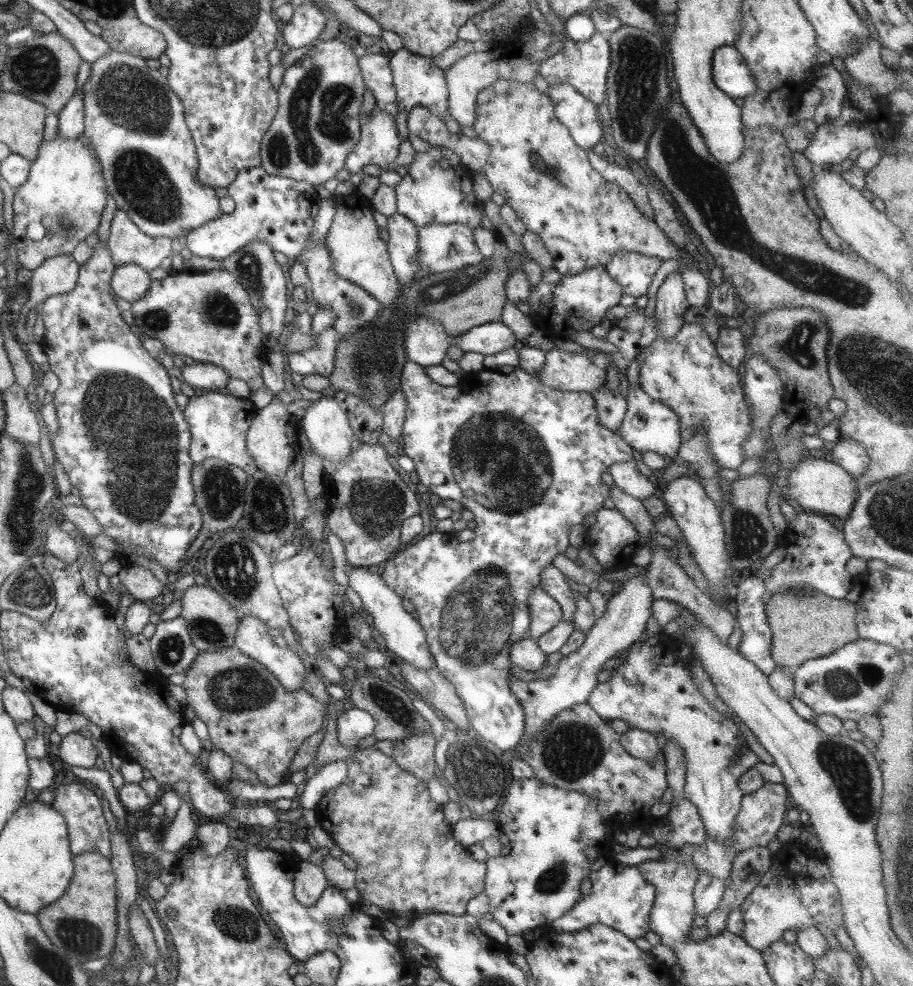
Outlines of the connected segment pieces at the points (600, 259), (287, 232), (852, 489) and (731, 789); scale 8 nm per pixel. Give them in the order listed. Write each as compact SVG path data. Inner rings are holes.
M501 78L480 90L473 101L475 119L471 128L476 138L483 140L491 148L480 173L485 175L493 192L503 196L526 229L541 239L551 255L552 268L559 274L574 275L593 266L606 265L620 251L655 257L661 261L675 259L681 262L681 268L697 269L697 261L686 264L679 250L669 242L652 219L645 218L635 208L634 202L625 191L615 184L607 183L591 168L587 152L573 143L568 131L555 117L549 96L539 93L533 83L522 84Z
M257 167L241 170L227 186L227 194L233 196L233 212L219 214L185 235L182 246L191 255L223 260L253 241L269 244L271 250L283 254L287 259L299 258L307 245L321 199L311 184L271 176Z
M811 455L804 458L797 466L788 471L788 481L782 487L786 500L793 508L803 509L809 512L833 514L837 518L847 518L858 496L860 488L852 476L849 476L843 468L827 457L815 458Z
M643 632L643 636L639 637L639 639L637 639L635 642L633 642L633 645L630 645L629 647L627 647L627 649L625 650L627 652L627 656L625 656L624 659L620 660L620 655L623 653L623 651L621 651L621 653L615 655L615 658L617 658L620 661L620 665L619 667L612 672L612 677L605 683L597 683L595 685L595 688L591 691L591 694L589 694L589 698L587 698L587 704L593 709L593 712L595 712L595 714L597 714L597 716L599 716L603 721L605 722L609 722L612 720L623 720L624 722L626 722L627 724L629 724L629 728L630 729L637 729L637 730L641 730L641 731L645 731L649 734L653 734L653 736L656 736L656 734L661 734L666 740L669 739L673 739L676 740L676 744L680 749L683 749L684 752L684 763L686 766L686 771L685 771L685 776L684 776L684 783L683 783L683 796L689 801L691 802L691 804L695 805L695 808L697 809L697 814L699 815L699 818L701 819L702 825L704 830L706 831L706 836L708 836L709 838L712 838L715 842L728 842L728 840L732 840L732 836L734 836L734 822L735 822L735 817L737 816L739 807L740 807L740 800L741 797L743 796L743 794L741 794L741 791L737 788L737 780L739 778L739 776L741 776L741 774L743 774L743 772L745 772L745 770L752 768L753 766L756 765L756 762L759 762L759 759L757 758L757 756L747 747L747 743L745 743L745 739L743 738L743 736L741 735L741 733L739 732L737 726L735 724L733 724L729 718L725 718L722 714L718 713L713 707L710 707L707 704L707 701L705 701L705 699L701 696L701 693L699 693L696 689L696 687L693 685L693 683L691 683L690 678L689 678L689 672L688 672L688 664L682 664L681 662L677 662L677 658L673 653L673 650L664 650L665 646L659 646L659 642L661 642L661 638L659 638L658 634L648 638L648 636L646 635L645 632Z

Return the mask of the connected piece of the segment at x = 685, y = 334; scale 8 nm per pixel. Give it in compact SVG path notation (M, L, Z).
M684 322L674 338L655 338L634 360L639 367L641 391L677 415L680 442L700 426L714 466L735 472L744 459L742 444L750 433L750 416L739 386L739 369L731 368L719 358L704 328Z

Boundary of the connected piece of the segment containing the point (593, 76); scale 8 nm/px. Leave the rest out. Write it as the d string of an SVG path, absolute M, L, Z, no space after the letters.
M595 32L585 42L573 42L568 37L561 38L563 47L549 55L538 68L538 73L547 84L568 84L595 106L601 104L606 90L606 76L610 65L609 45L605 35Z

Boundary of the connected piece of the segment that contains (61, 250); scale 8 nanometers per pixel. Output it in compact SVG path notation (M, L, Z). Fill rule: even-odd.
M57 136L42 142L38 157L31 163L27 181L13 190L13 228L9 238L17 250L19 266L33 271L49 258L71 255L79 242L96 232L107 202L99 165L93 150L85 146L80 137L63 140ZM33 221L43 226L44 235L39 242L33 242L25 235L25 226Z

